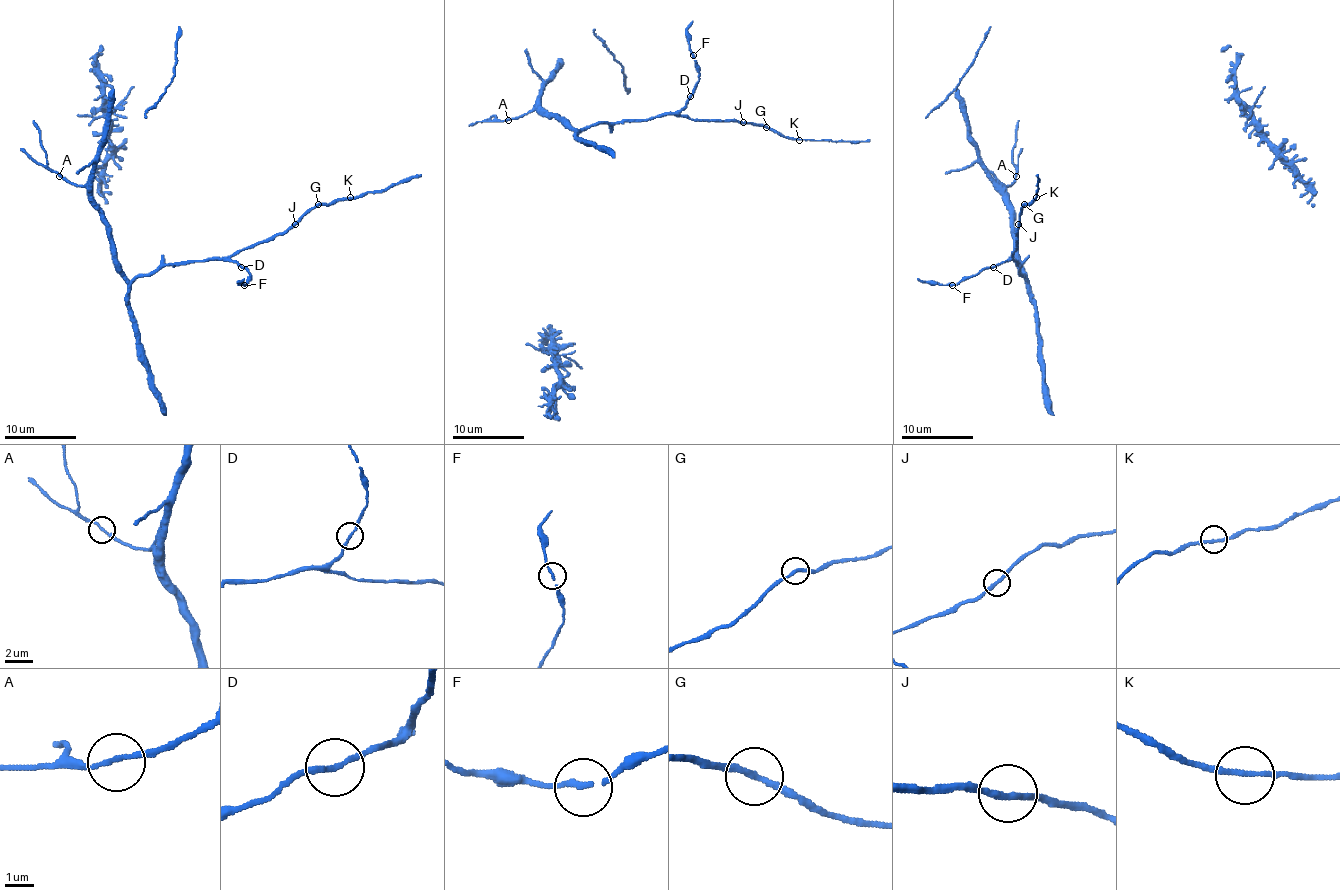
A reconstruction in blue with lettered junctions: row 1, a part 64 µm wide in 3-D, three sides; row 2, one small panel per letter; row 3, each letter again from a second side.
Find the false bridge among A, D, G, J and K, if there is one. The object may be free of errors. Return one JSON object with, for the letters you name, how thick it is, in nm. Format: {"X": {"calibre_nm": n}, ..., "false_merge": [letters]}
{"false_merge": []}

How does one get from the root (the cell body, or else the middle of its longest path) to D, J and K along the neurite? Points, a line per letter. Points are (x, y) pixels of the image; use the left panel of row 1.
D: (83, 186), (106, 226), (113, 264), (129, 280), (165, 265), (201, 260), (232, 260), (241, 267)
J: (83, 186), (106, 226), (113, 264), (129, 280), (165, 265), (230, 258), (295, 224)
K: (83, 186), (106, 226), (113, 264), (129, 280), (165, 265), (230, 258), (286, 233), (312, 208), (350, 197)

